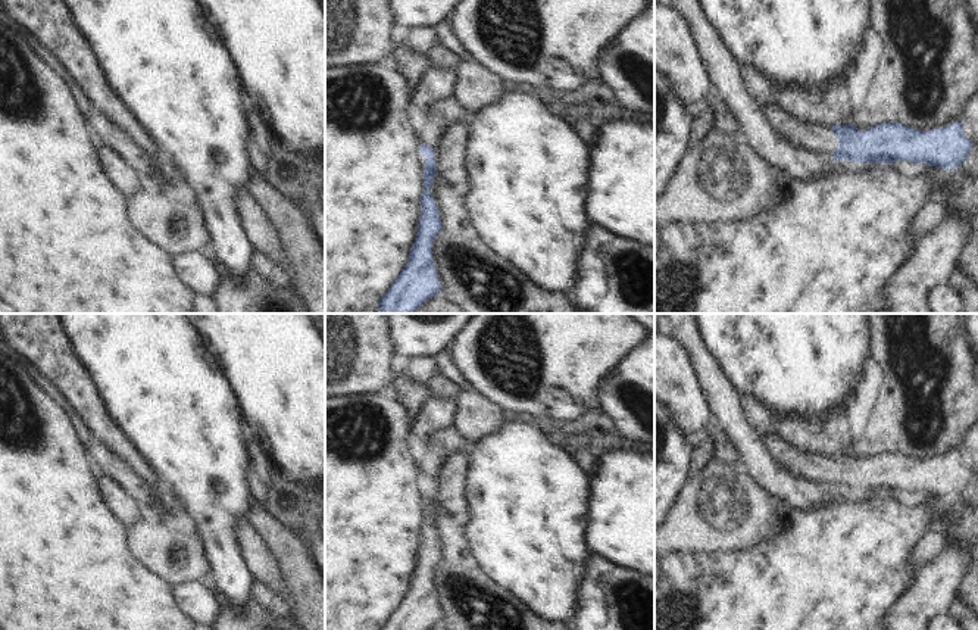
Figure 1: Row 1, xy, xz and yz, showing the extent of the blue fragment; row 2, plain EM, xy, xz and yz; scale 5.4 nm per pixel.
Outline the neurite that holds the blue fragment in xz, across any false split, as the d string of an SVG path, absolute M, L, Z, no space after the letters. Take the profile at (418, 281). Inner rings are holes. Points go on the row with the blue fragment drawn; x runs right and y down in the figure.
M454 100L435 102L426 106L424 112L425 124L418 135L421 140L419 150L425 159L418 234L404 269L382 296L376 314L413 314L441 291L431 252L431 243L441 230L440 210L429 191L437 169L434 155L446 128L454 121L468 121L472 112L460 109Z

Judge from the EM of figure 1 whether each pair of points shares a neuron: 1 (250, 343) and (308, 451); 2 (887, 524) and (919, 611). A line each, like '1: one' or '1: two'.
1: one
2: two

